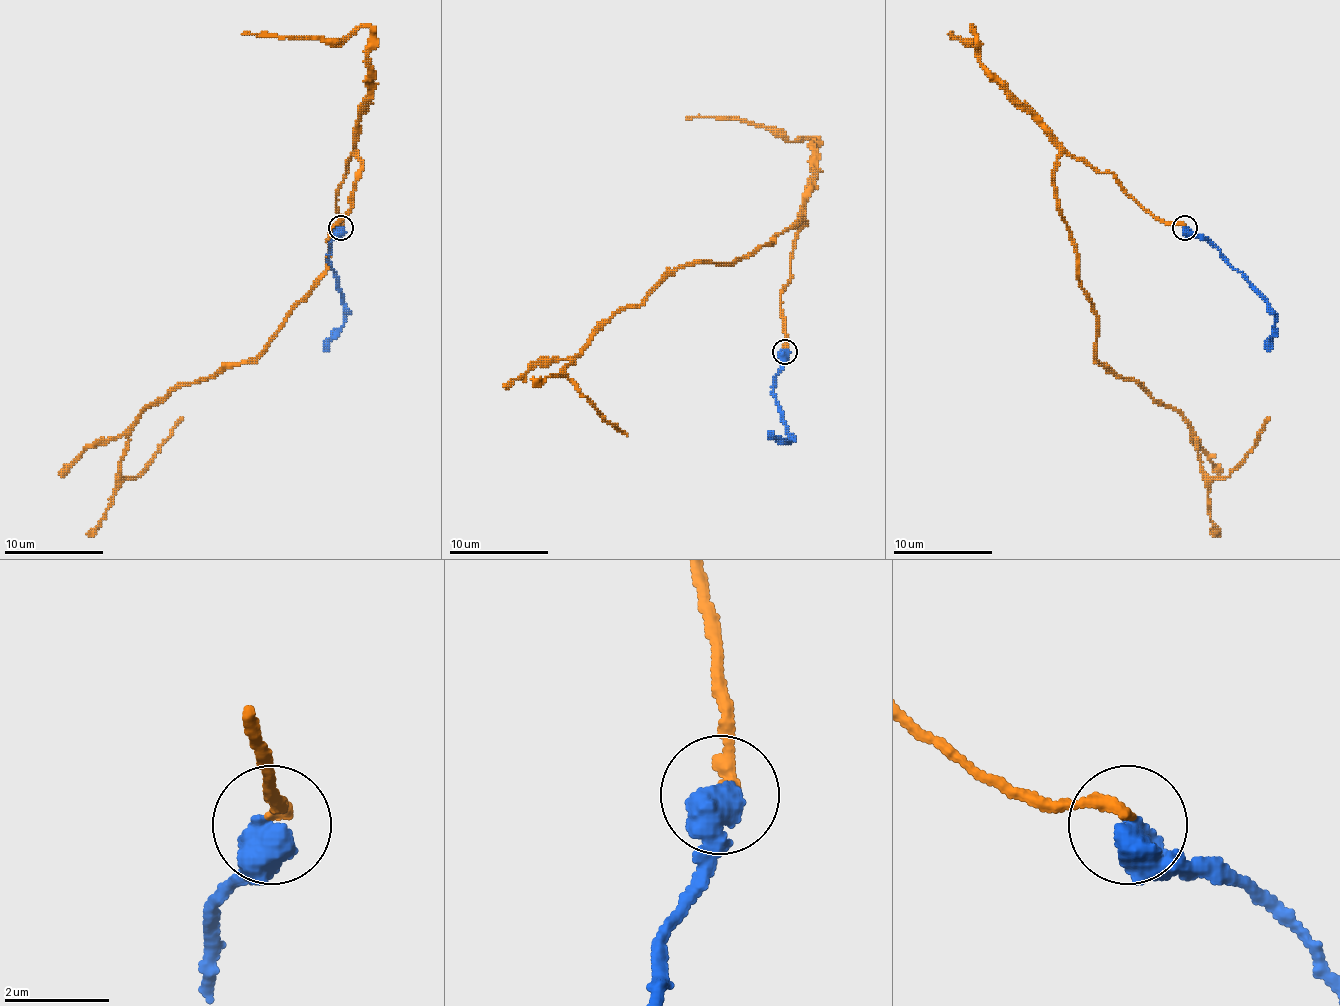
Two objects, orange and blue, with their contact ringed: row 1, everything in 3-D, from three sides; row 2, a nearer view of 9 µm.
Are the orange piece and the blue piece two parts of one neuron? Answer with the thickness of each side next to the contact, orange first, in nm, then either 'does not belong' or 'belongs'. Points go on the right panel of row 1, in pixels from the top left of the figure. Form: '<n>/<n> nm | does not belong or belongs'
260/600 nm | belongs

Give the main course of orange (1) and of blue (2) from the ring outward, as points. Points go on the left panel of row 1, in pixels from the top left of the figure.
1: (341, 227), (353, 153), (326, 274), (254, 358), (148, 408), (123, 477), (183, 417)
2: (341, 227), (328, 252), (343, 314), (341, 331), (324, 351)

